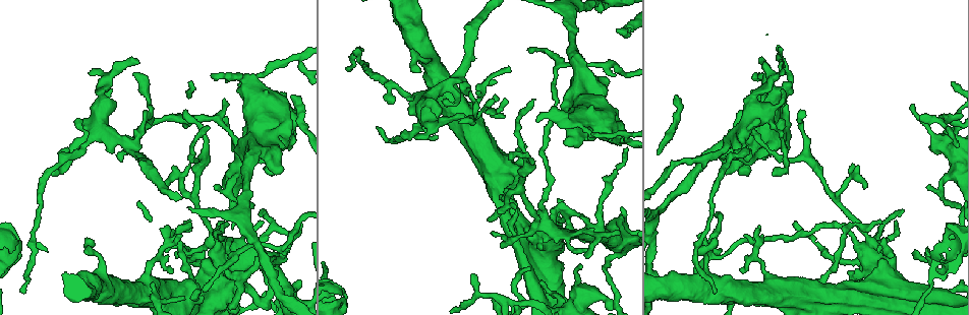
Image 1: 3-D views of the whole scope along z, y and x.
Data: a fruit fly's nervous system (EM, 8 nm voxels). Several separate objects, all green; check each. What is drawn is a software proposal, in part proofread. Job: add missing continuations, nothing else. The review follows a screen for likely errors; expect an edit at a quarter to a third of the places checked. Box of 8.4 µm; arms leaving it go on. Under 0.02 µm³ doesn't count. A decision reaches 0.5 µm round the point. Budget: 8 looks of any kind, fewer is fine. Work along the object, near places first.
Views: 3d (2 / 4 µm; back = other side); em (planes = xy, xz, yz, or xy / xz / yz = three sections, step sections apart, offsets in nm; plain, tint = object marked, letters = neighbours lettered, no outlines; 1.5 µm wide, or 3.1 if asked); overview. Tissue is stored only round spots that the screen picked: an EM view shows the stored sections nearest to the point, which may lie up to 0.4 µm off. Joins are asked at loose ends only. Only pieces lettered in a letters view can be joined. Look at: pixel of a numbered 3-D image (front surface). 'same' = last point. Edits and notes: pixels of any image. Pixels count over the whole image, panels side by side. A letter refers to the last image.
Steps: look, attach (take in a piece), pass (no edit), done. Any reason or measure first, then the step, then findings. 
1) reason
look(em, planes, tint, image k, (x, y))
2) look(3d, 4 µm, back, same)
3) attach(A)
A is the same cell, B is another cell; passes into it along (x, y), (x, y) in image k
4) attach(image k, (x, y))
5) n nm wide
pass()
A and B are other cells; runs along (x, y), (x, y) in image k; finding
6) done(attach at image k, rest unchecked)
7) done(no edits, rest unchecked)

an open end
look(em, xz, step 8, letters, image 1, (342, 301))

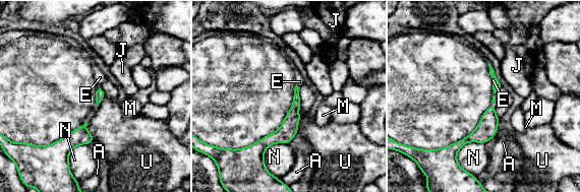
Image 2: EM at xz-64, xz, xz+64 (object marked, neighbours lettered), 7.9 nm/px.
N touches over 240 nm
attach(E)
E is the same cell, A, J, M, N and U are other cells; the cell continues

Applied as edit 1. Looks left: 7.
see it whole again
look(overview)

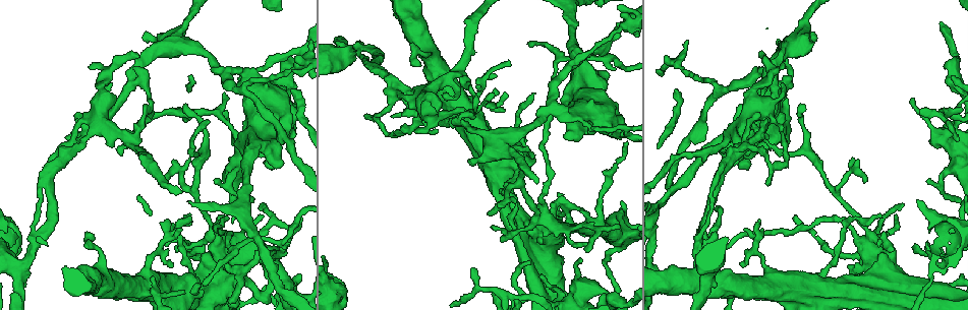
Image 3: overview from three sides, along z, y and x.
an open end
look(3d, 4 µm, image 3, (471, 269))

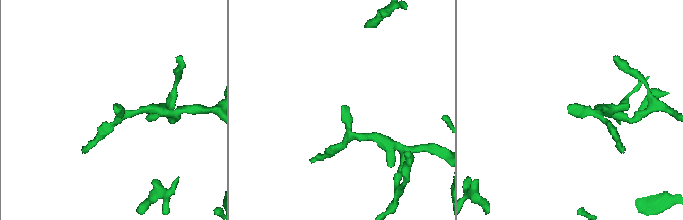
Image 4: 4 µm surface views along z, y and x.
look(em, planes, letters, image 4, (342, 106))

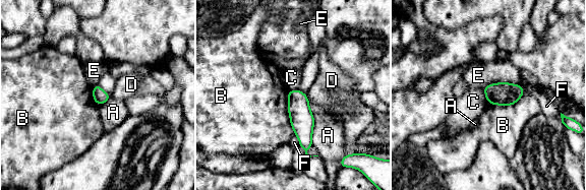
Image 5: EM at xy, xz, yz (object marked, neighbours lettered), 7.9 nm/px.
110 nm wide; B touches over 360 nm
pass()
A, B, C, D, E and F are other cells; no lettered piece goes on from it

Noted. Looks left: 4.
thin end
look(3d, 4 µm, image 3, (913, 99))

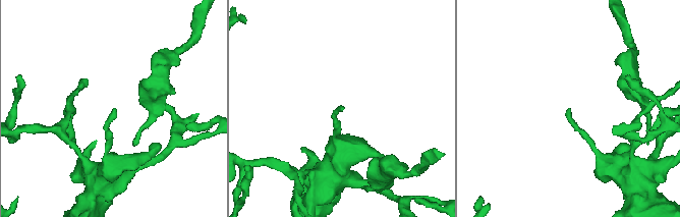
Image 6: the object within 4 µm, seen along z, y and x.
need the tissue
look(em, xy, step 8, tint, image 6, (569, 110))

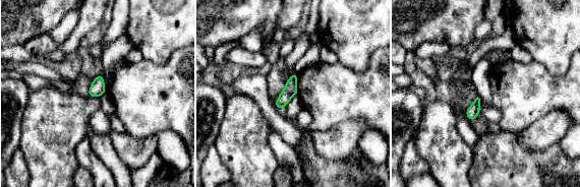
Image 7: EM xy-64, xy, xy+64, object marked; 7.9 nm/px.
look(em, xy, step 8, letters, same)

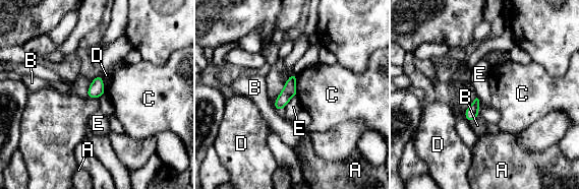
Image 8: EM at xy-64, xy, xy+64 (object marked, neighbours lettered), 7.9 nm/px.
C touches over 170 nm
pass()
A, B, C, D and E are other cells; border along (297, 74), (296, 95) in image 8; no lettered piece goes on from it

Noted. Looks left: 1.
done(attach at image 2, rest unchecked)

